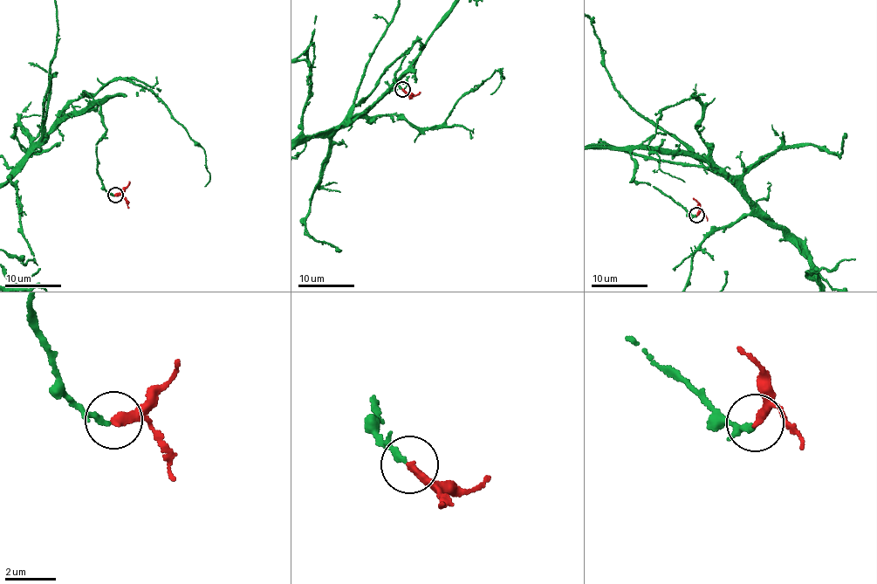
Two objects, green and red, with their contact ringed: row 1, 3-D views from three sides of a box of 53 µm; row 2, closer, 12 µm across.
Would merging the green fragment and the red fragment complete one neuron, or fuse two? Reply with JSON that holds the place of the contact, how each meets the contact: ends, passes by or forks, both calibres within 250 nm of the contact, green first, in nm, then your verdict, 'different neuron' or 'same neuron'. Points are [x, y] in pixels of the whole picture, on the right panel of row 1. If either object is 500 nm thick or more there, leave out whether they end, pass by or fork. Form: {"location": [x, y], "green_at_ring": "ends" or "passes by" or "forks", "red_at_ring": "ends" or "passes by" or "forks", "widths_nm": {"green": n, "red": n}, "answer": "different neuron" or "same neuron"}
{"location": [696, 215], "green_at_ring": "ends", "red_at_ring": "ends", "widths_nm": {"green": 240, "red": 320}, "answer": "same neuron"}

